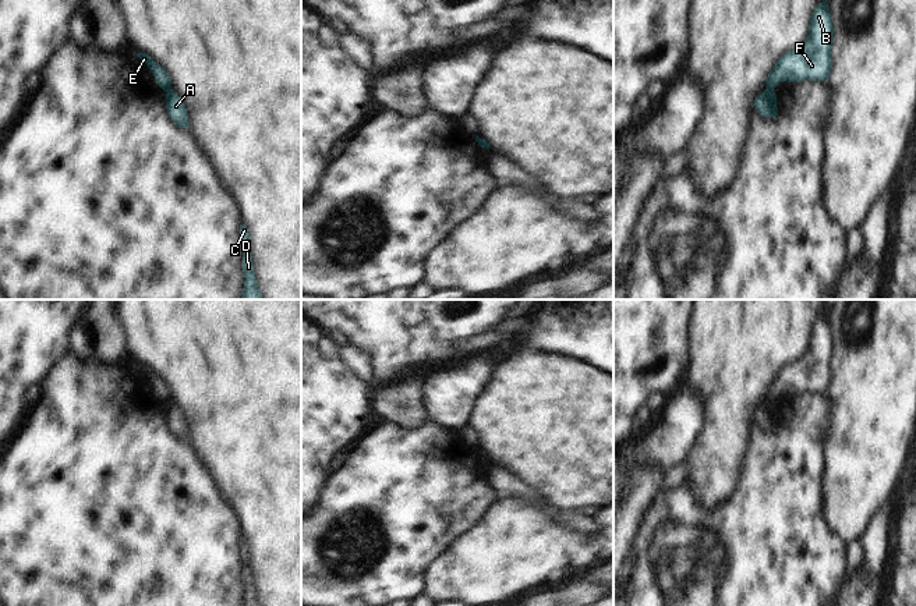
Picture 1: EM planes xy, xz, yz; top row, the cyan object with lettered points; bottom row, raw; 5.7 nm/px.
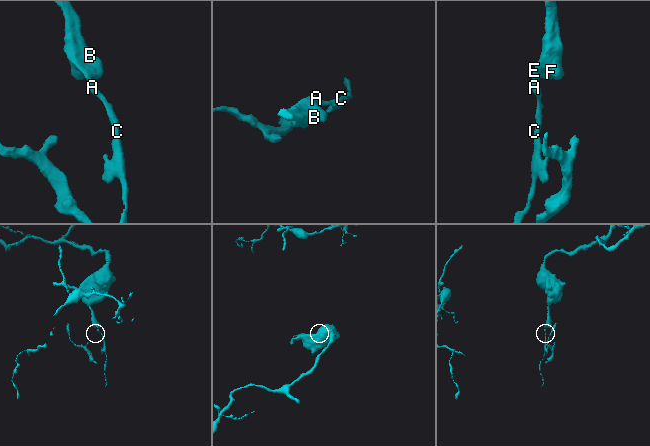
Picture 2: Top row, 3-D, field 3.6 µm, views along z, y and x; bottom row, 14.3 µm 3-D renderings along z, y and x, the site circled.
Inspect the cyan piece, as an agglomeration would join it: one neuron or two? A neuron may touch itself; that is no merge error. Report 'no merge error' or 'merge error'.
merge error

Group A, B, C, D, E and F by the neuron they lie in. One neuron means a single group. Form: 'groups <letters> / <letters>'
groups A C D / B E F

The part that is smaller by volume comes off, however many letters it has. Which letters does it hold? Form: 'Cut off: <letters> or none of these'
Cut off: A, C, D

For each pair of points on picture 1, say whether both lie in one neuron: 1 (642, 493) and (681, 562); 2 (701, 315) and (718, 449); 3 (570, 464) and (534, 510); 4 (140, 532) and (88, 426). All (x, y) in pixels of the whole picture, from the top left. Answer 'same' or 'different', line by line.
1: different
2: same
3: different
4: same

